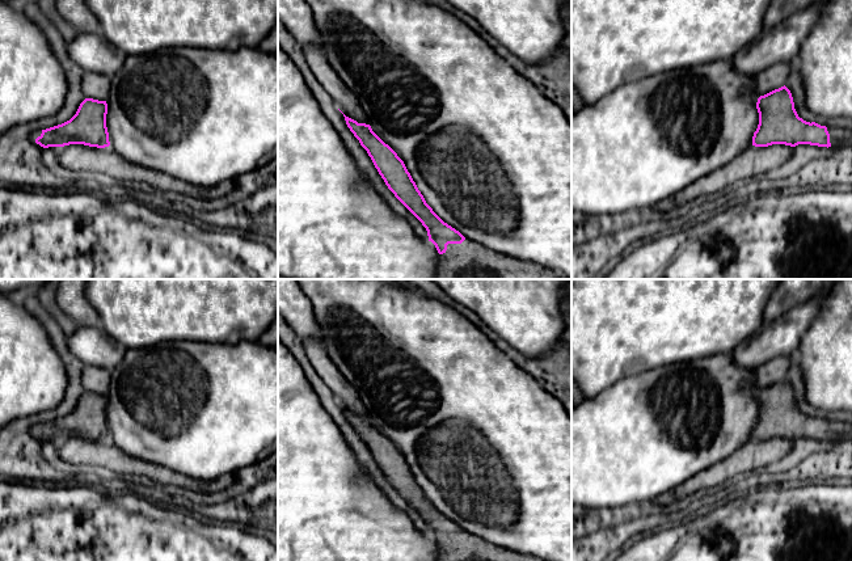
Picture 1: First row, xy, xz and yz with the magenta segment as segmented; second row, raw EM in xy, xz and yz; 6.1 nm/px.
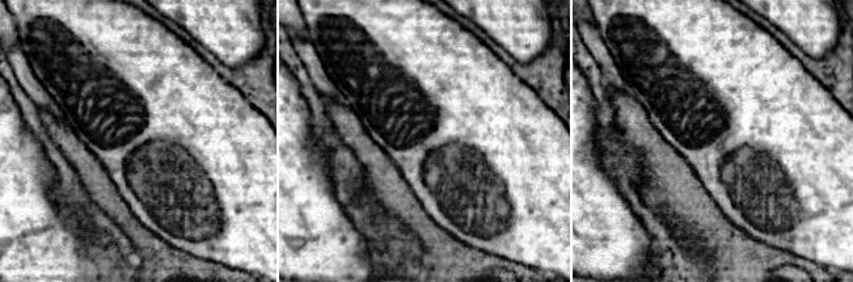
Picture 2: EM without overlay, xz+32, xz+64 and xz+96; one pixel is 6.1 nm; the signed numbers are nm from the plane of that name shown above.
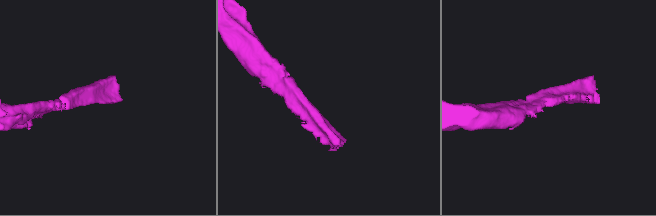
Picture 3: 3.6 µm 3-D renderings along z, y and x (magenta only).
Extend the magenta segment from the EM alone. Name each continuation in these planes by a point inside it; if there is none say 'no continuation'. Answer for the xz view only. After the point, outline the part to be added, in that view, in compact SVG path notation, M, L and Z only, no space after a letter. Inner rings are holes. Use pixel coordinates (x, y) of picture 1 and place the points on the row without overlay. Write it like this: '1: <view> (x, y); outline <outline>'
1: xz (468, 547); outline M467 532L461 537L448 537L447 544L438 549L436 561L544 561L498 547Z

